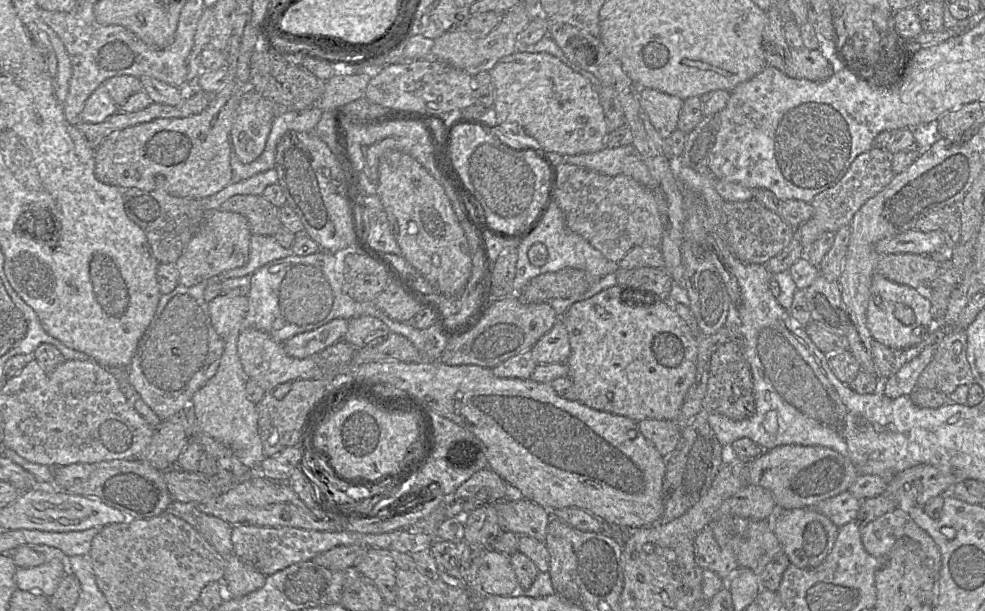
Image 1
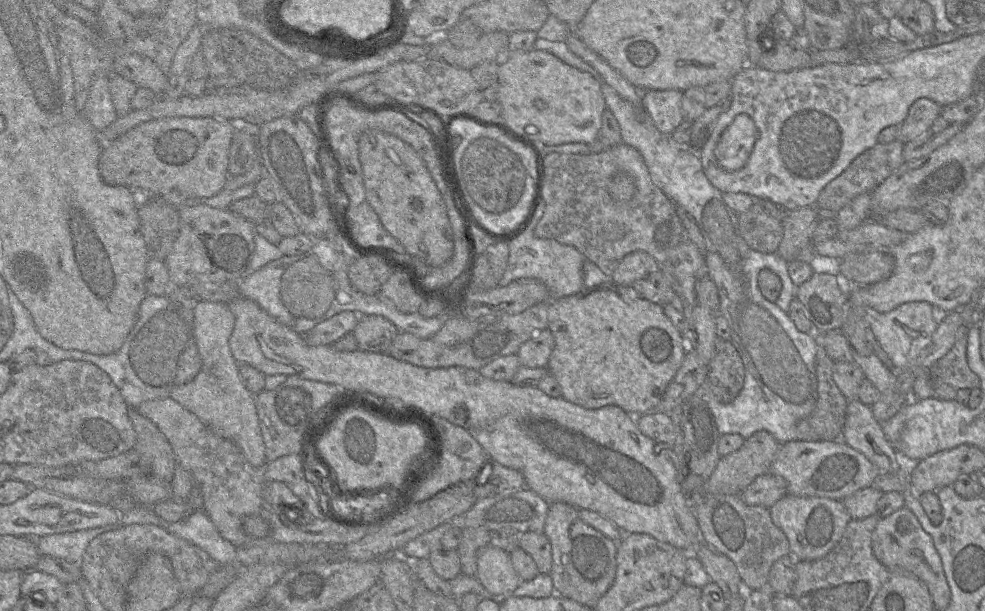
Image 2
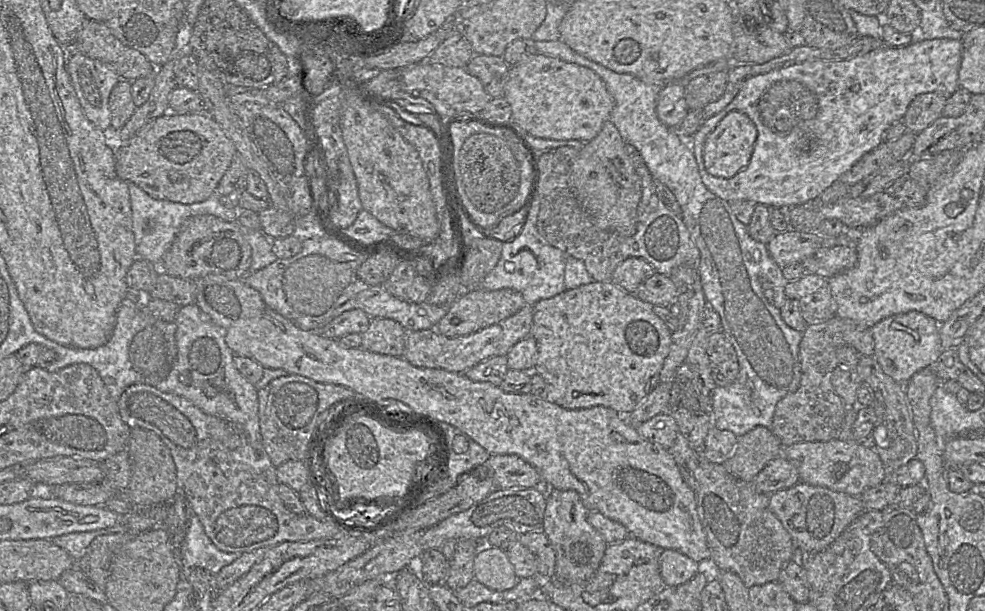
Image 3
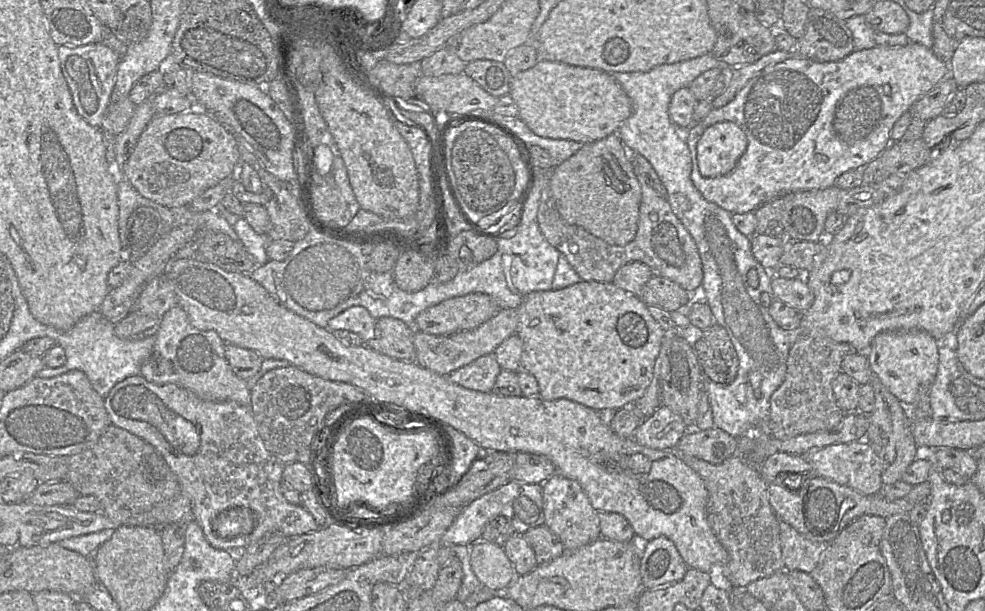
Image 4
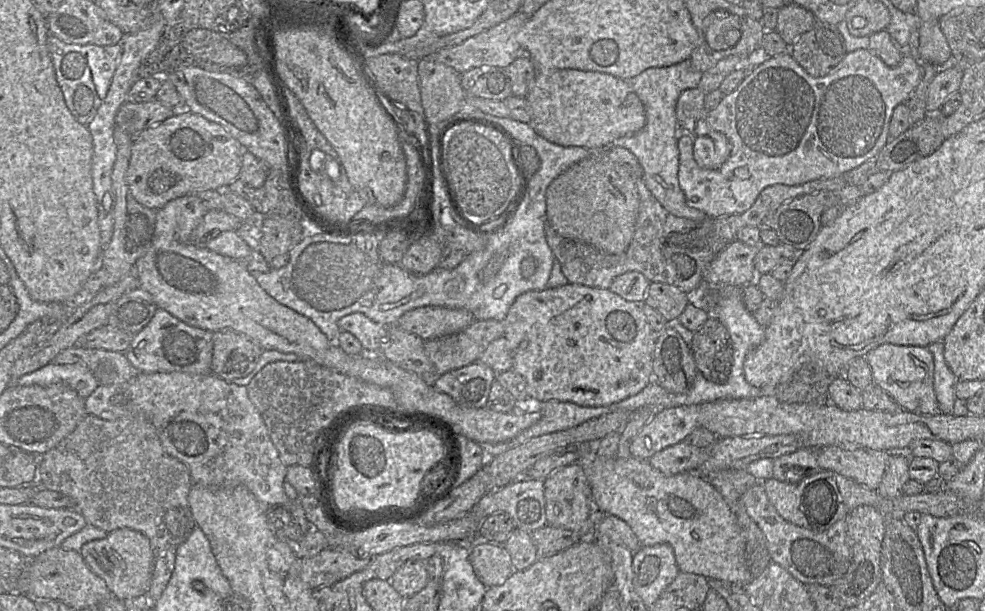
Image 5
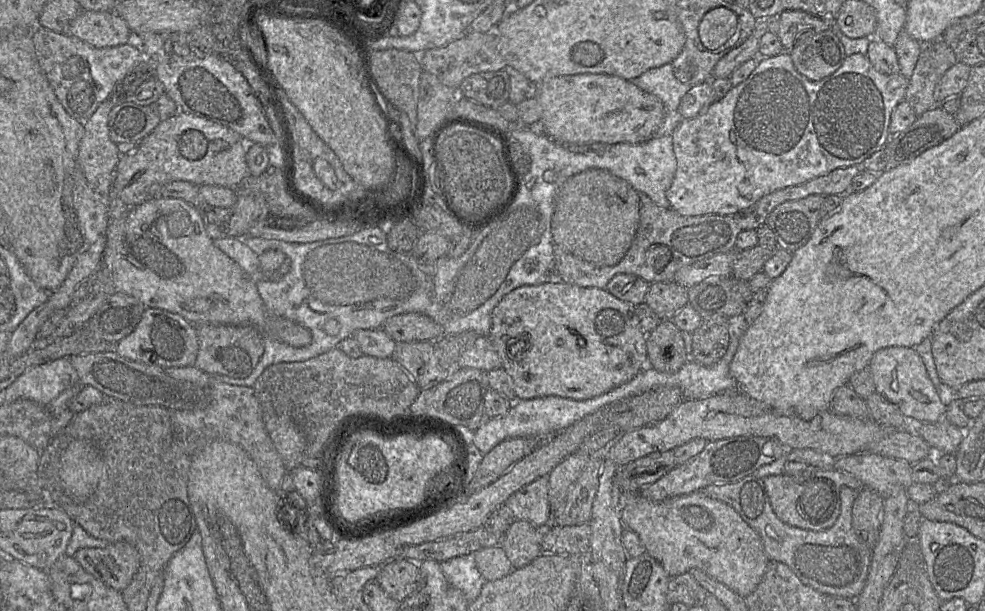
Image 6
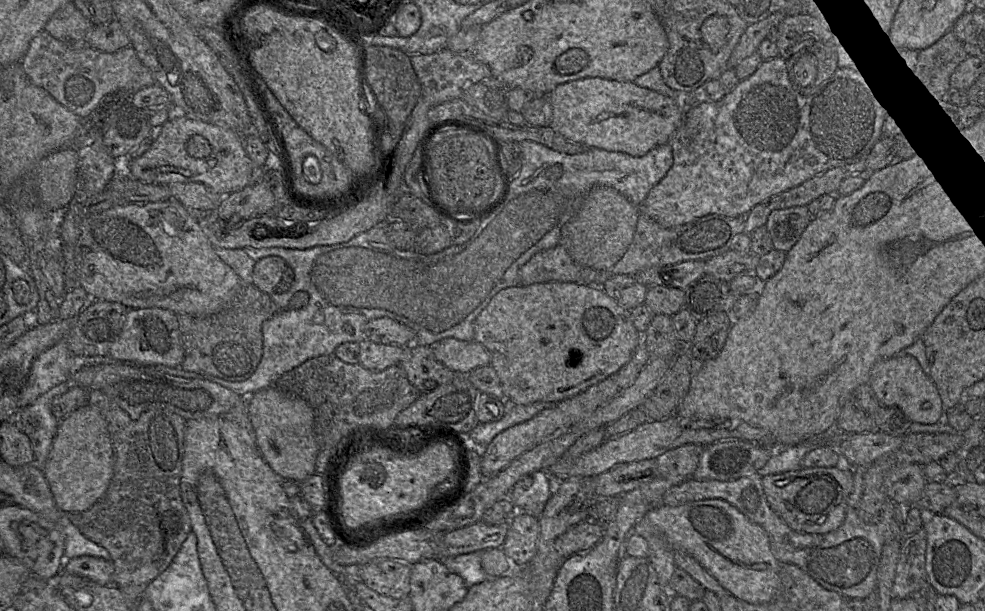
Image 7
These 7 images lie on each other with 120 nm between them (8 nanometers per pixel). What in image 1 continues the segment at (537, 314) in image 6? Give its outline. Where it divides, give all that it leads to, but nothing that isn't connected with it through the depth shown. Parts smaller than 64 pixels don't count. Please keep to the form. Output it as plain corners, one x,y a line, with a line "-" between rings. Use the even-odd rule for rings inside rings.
615,285
591,298
575,302
560,321
569,337
570,355
565,363
577,401
635,422
643,419
676,421
684,398
695,381
700,335
688,327
668,300
654,302
633,290

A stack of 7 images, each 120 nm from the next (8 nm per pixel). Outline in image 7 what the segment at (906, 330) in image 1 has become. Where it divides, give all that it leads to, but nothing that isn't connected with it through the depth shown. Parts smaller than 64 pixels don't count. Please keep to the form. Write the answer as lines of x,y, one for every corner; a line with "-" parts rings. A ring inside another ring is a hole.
901,353
881,359
873,366
868,383
881,405
898,407
911,422
934,424
944,420
939,390
914,356

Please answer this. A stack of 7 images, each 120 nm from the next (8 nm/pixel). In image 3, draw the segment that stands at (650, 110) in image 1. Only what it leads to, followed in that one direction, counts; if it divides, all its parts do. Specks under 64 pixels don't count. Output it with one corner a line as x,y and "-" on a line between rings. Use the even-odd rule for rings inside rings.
668,82
659,91
656,113
659,120
671,129
677,129
689,112
685,100
685,83

